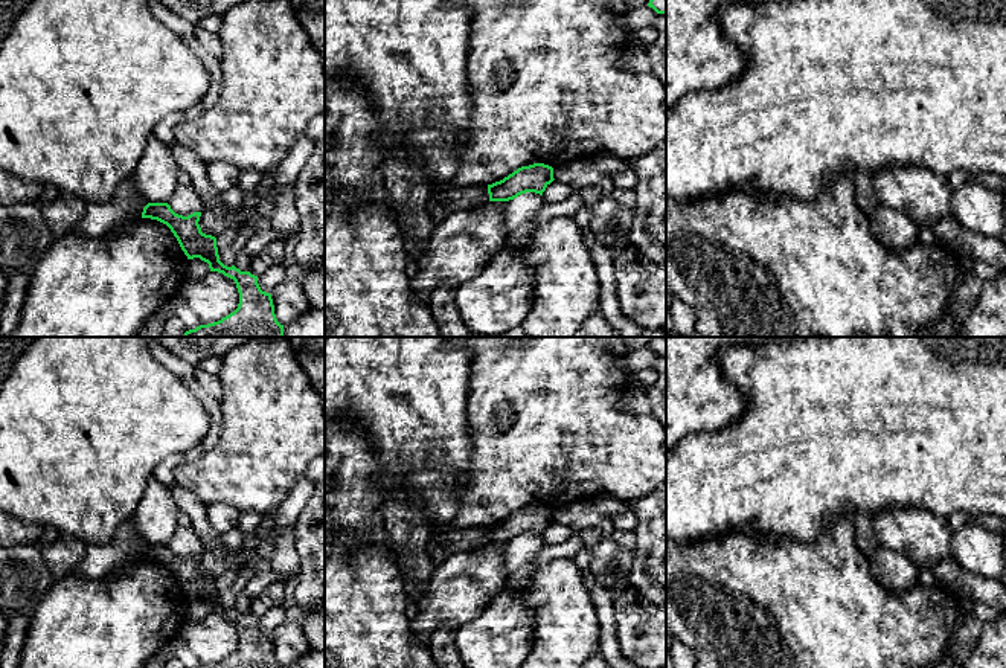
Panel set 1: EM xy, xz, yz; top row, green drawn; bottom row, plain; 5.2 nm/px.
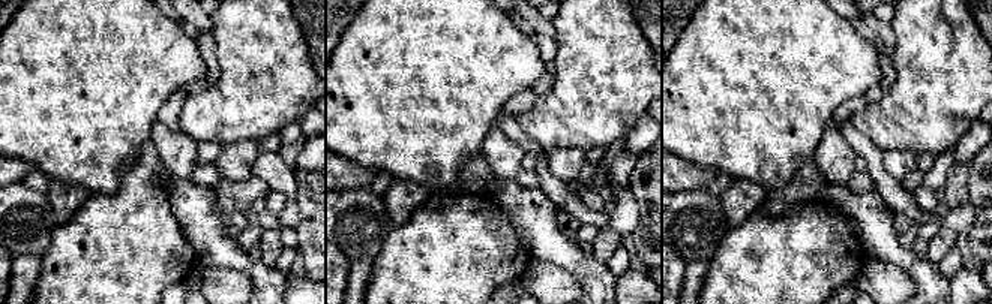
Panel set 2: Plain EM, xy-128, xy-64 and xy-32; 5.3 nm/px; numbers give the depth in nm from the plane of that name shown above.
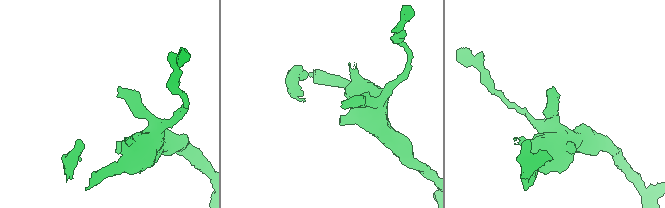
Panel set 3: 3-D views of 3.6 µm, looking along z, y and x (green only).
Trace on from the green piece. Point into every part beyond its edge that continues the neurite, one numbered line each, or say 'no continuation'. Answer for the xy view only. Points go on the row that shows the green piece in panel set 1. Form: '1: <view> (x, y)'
1: xy (99, 217)

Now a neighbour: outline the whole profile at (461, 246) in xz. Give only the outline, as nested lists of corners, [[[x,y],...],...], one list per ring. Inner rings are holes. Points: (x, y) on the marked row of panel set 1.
[[[486,201],[436,223],[427,250],[418,258],[419,273],[412,293],[430,303],[441,281],[462,285],[477,278],[494,256],[508,247],[505,209],[508,201]]]

